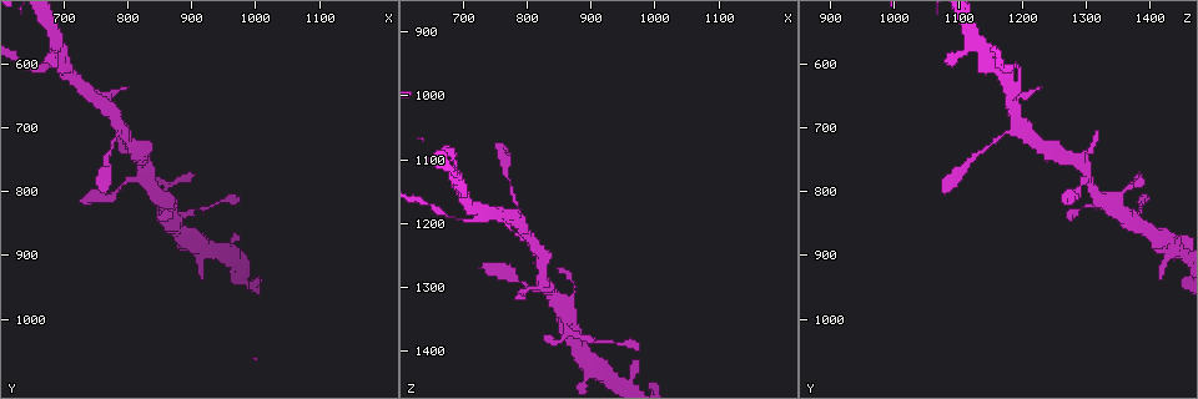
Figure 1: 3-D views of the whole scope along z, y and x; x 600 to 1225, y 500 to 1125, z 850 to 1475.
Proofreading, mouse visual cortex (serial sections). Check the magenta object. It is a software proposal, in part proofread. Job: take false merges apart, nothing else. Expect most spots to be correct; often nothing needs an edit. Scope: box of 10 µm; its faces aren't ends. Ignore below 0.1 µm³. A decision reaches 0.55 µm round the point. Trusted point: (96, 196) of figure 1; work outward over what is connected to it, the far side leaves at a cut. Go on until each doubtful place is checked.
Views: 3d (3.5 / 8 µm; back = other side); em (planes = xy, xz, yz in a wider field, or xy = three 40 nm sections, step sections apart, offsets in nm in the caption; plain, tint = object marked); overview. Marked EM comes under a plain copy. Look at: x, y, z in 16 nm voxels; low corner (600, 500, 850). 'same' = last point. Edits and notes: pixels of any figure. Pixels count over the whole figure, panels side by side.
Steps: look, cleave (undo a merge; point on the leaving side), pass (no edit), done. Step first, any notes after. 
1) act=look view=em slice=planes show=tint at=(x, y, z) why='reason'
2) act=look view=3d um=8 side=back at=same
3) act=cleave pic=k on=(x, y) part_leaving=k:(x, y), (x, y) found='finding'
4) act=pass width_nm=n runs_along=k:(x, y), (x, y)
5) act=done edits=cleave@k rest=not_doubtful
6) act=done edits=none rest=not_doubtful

act=look view=3d um=3.5 at=(820, 775, 1300) why='sharp bend'

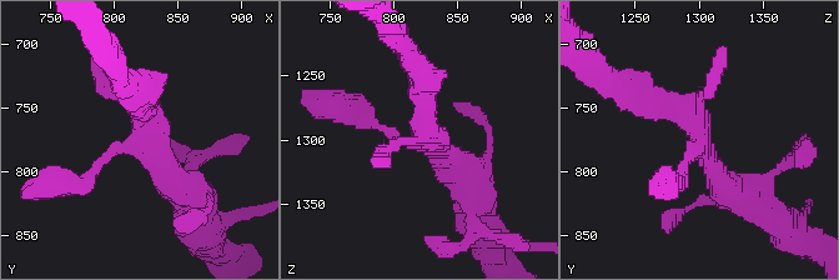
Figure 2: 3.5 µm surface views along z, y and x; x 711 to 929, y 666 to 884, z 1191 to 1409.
act=look view=em slice=planes show=tint at=(816, 774, 1302) why='now the EM'

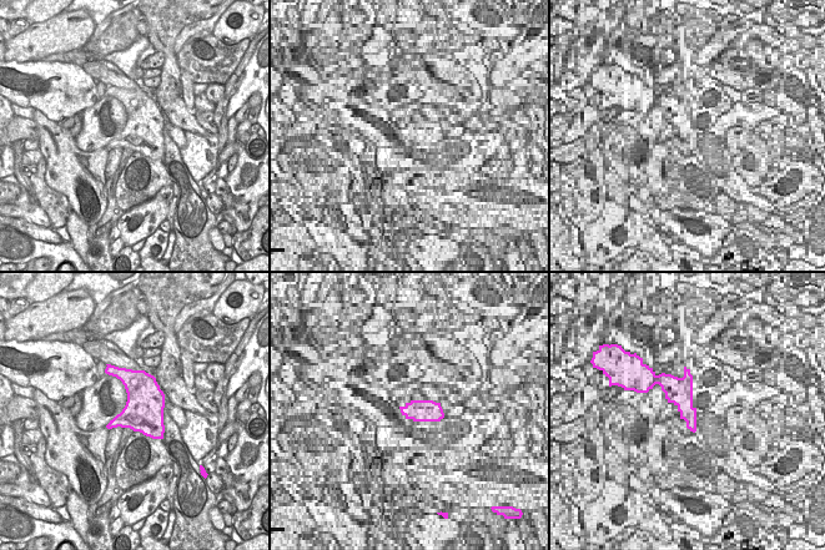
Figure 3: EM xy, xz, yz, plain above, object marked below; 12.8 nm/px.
act=pass runs_along=2:(355, 115), (431, 144), (470, 176) found='continuous, no second cell'

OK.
act=look view=3d um=3.5 at=(735, 640, 1180) why='arms part here'

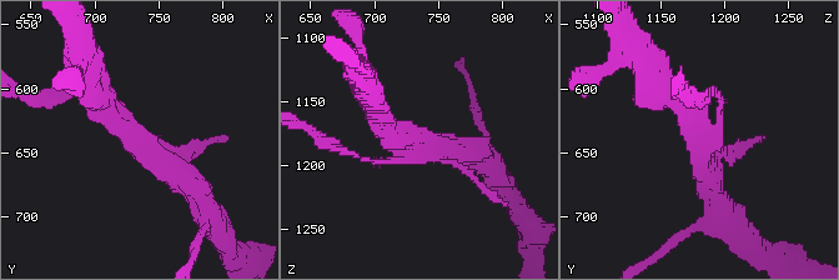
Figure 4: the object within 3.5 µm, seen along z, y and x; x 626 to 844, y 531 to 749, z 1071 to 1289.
act=look view=em slice=planes show=tint at=(738, 646, 1182) arms=3 arm_widths_nm=100,300,350

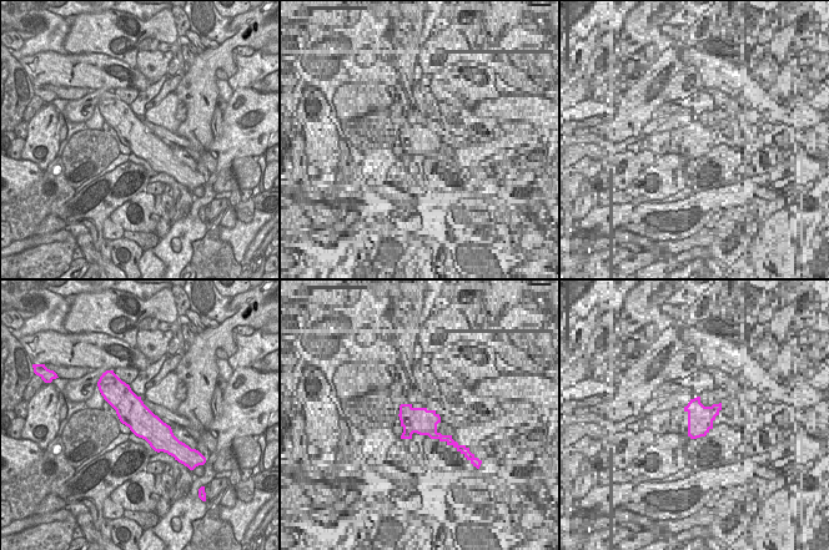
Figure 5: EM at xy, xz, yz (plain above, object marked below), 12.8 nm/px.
act=look view=em slice=xy step=3 show=tint at=same why='another direction'

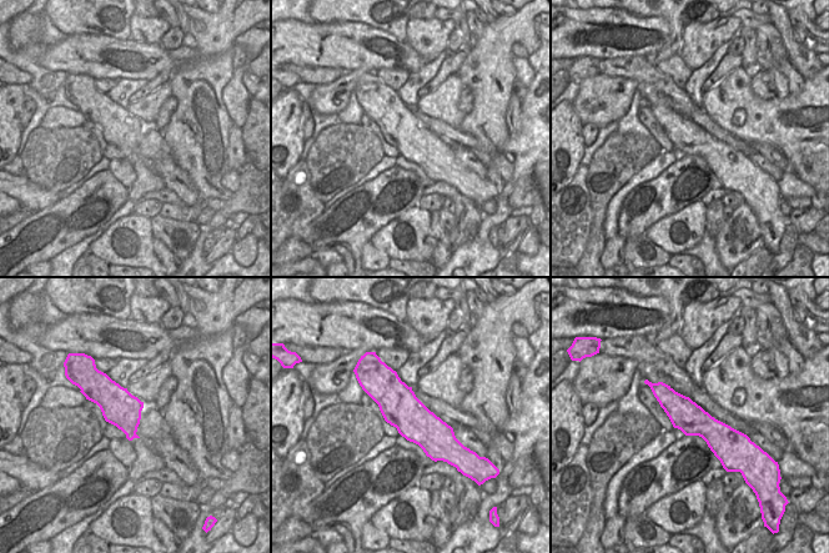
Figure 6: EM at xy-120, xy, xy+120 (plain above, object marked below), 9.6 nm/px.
act=pass runs_along=4:(199, 200), (95, 93) found='one cell here'

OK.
act=look view=3d um=3.5 at=(685, 605, 1195) why='a narrow waist'

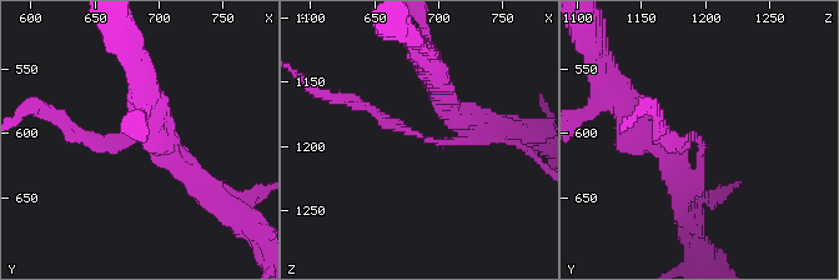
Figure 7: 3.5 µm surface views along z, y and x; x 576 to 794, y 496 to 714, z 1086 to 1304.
act=look view=em slice=xy step=3 show=tint at=(690, 604, 1192) arm_widths_nm=150,250

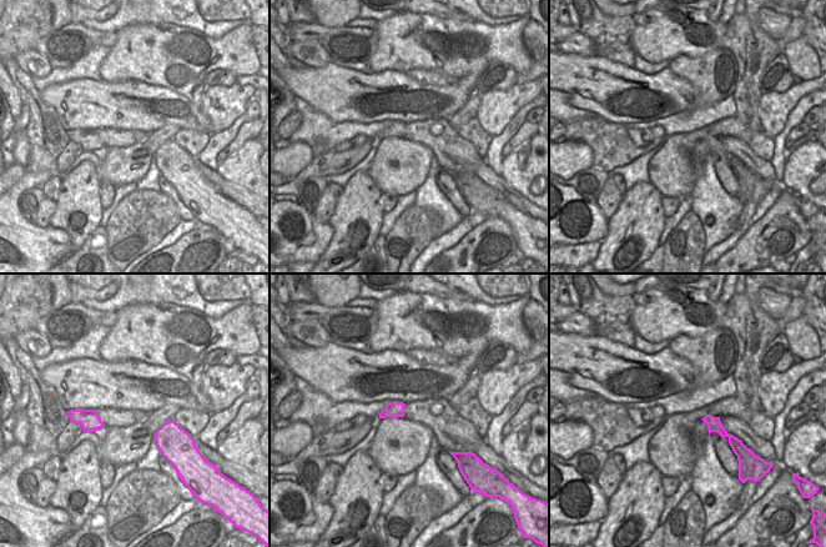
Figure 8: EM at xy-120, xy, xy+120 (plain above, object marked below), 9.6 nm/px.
act=pass runs_along=7:(205, 191), (155, 141), (75, 138) found='continuous, no second cell'

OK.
act=done edits=none rest=not_doubtful

